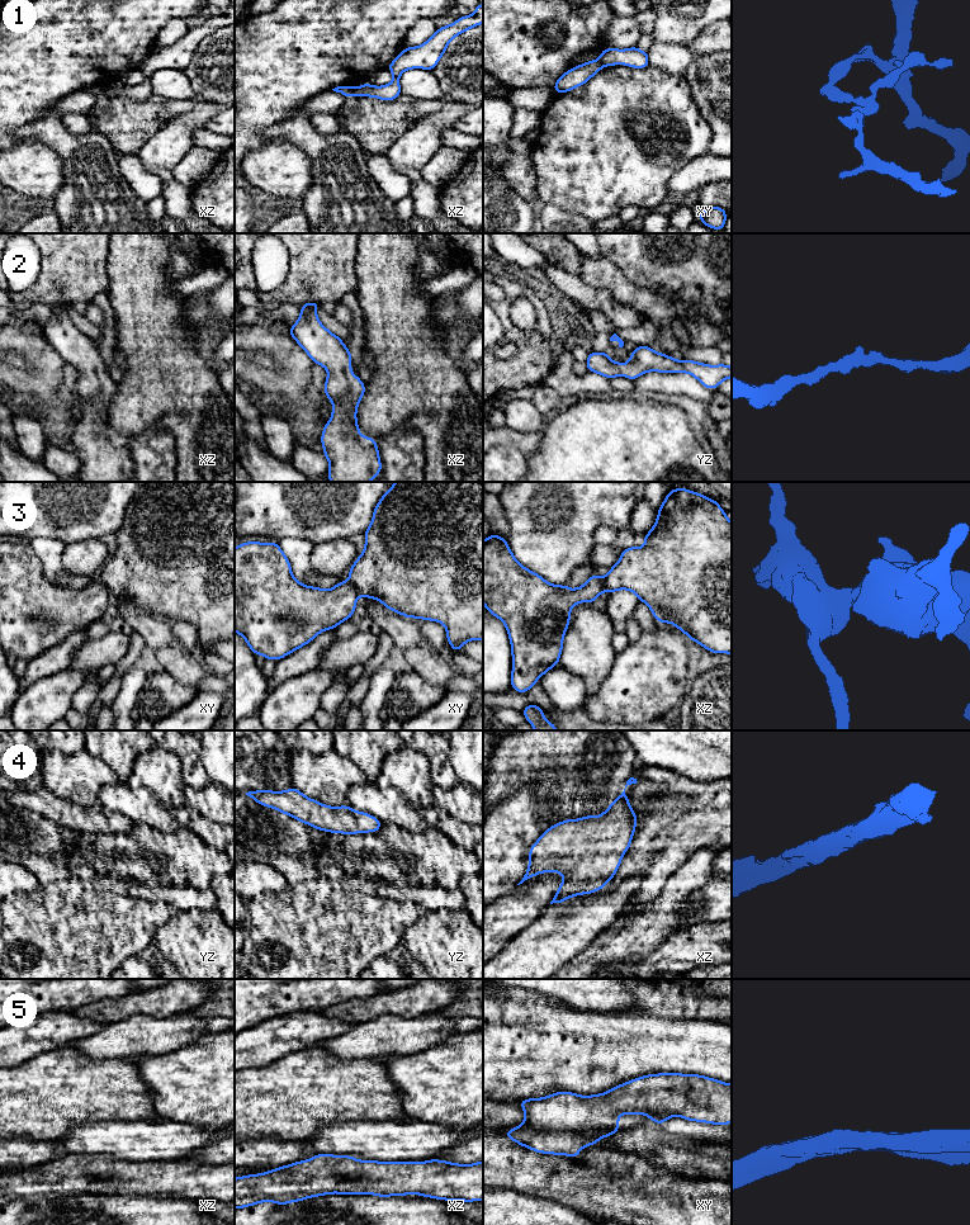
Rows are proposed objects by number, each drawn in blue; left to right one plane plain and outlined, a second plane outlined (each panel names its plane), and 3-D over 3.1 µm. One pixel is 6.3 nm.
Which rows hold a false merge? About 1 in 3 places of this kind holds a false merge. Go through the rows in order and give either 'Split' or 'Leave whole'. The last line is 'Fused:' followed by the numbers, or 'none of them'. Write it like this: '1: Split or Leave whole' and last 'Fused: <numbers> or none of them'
1: Split
2: Leave whole
3: Split
4: Leave whole
5: Leave whole
Fused: 1, 3

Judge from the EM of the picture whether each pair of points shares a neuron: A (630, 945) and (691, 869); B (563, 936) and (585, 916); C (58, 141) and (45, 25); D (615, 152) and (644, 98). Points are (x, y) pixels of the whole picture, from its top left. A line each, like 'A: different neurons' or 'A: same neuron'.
A: same neuron
B: same neuron
C: different neurons
D: same neuron

